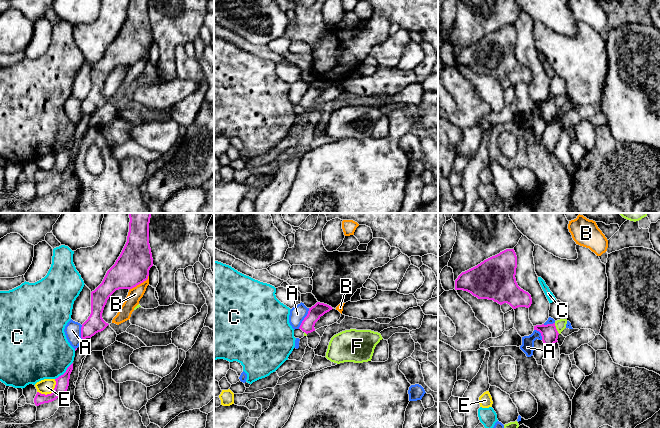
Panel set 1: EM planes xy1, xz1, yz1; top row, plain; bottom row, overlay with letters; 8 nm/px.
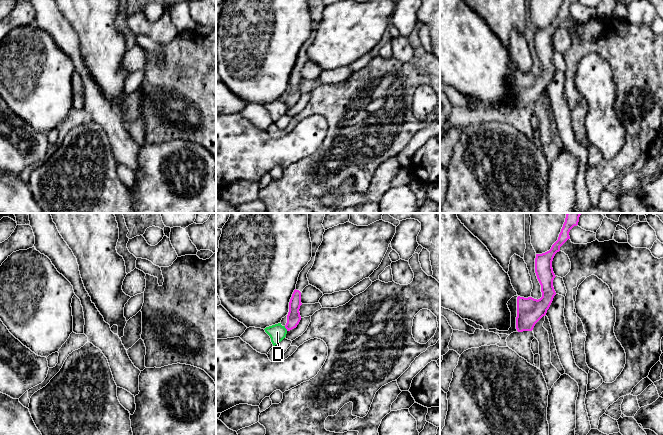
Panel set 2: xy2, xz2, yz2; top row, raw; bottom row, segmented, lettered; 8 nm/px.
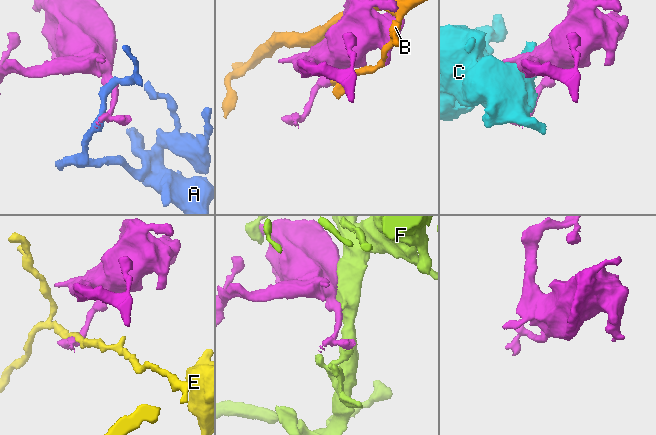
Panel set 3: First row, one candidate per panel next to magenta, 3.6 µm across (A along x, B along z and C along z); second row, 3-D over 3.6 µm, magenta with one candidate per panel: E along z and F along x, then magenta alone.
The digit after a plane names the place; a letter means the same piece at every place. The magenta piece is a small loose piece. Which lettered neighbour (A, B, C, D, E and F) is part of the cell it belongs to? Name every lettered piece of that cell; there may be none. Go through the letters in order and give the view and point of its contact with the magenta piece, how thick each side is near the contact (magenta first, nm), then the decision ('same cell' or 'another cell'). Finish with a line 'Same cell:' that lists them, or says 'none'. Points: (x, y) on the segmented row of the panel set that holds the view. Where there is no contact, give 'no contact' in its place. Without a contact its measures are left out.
A: xz1 (304, 318) | 110/130 nm | another cell
B: xy1 (139, 283) | 280/110 nm | another cell
C: xy1 (65, 372) | 110/440 nm | another cell
D: xz2 (285, 327) | 110/140 nm | another cell
E: xy1 (51, 393) | 110/120 nm | another cell
F: yz1 (555, 328) | 140/80 nm | another cell
Same cell: none

